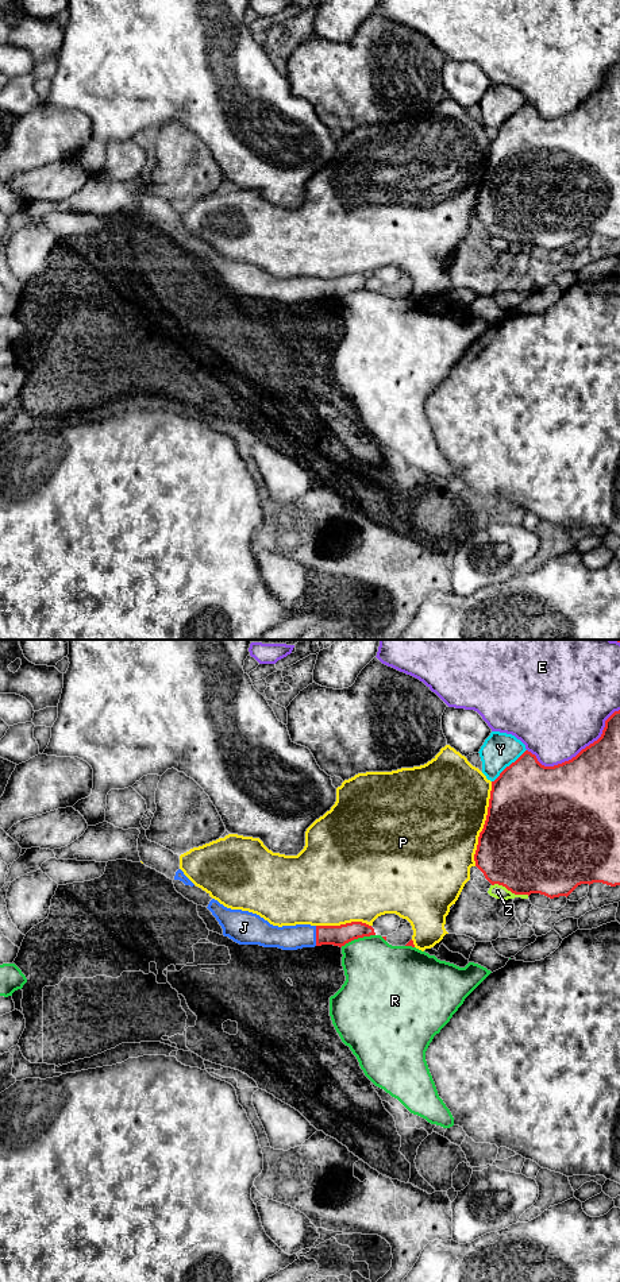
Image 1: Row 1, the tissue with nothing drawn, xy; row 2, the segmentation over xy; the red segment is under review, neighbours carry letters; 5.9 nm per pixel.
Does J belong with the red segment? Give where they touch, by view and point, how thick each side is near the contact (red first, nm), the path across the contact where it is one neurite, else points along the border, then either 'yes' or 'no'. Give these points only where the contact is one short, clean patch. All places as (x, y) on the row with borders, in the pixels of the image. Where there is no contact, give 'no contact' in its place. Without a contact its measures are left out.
xy (316, 935) | 130/140 nm | across xy (338, 935), (316, 935), (296, 937) | yes

